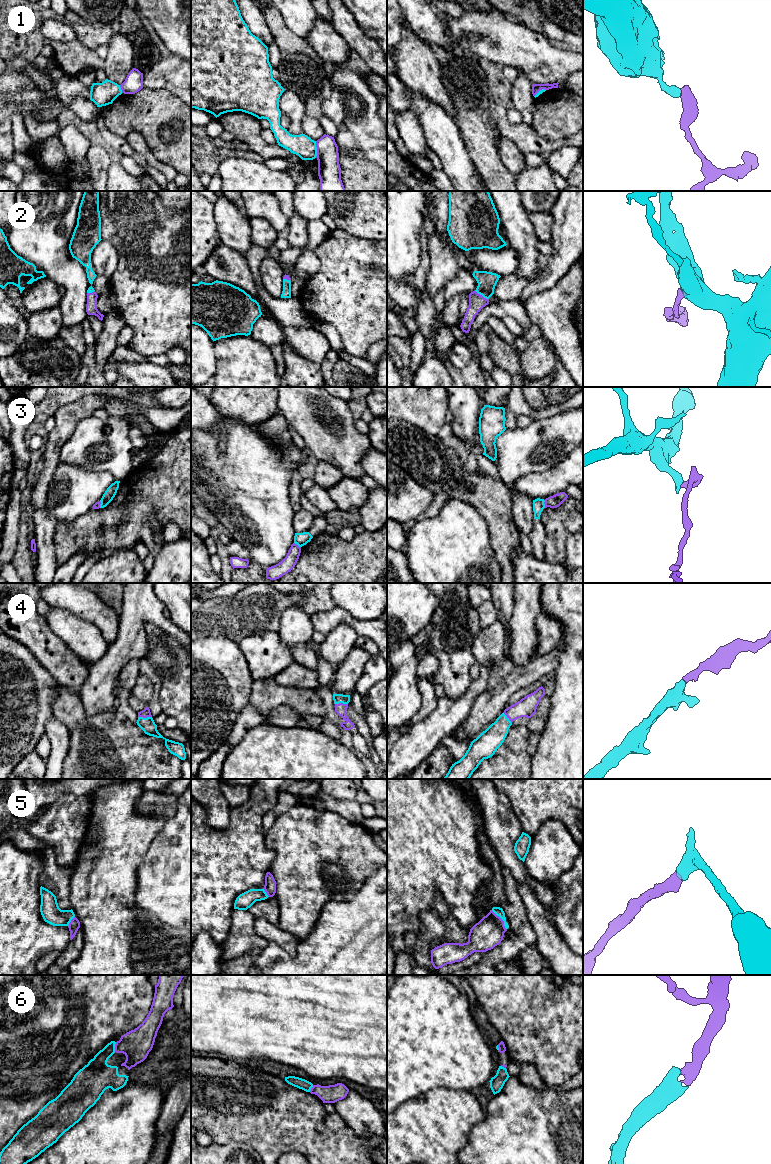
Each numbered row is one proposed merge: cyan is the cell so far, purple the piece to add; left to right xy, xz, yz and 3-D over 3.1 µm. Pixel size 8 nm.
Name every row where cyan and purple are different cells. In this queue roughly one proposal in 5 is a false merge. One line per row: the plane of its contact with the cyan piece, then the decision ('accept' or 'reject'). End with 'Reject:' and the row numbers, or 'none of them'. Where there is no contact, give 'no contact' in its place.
1: contact in xz; reject
2: contact in yz; accept
3: contact in yz; reject
4: contact in xy; accept
5: contact in yz; accept
6: contact in xy; accept
Reject: 1, 3

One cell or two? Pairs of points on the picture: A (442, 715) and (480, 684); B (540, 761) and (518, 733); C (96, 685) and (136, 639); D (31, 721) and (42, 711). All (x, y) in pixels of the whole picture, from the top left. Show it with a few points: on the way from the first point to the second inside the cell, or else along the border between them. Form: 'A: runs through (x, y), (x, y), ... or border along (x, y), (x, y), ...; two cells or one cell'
A: runs through (452, 713), (471, 694); one cell
B: border along (530, 755), (531, 768); two cells
C: runs through (103, 674), (125, 650); one cell
D: runs through (34, 718), (39, 713); one cell

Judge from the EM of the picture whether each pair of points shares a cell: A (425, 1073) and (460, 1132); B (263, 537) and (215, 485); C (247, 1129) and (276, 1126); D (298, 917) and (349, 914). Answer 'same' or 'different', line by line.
A: different
B: same
C: same
D: different

